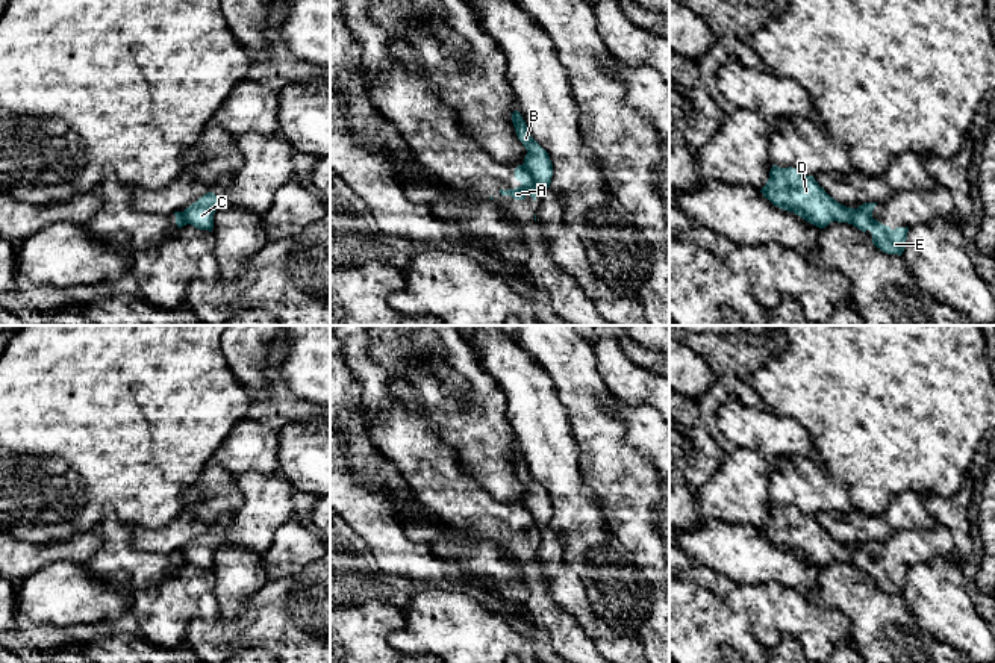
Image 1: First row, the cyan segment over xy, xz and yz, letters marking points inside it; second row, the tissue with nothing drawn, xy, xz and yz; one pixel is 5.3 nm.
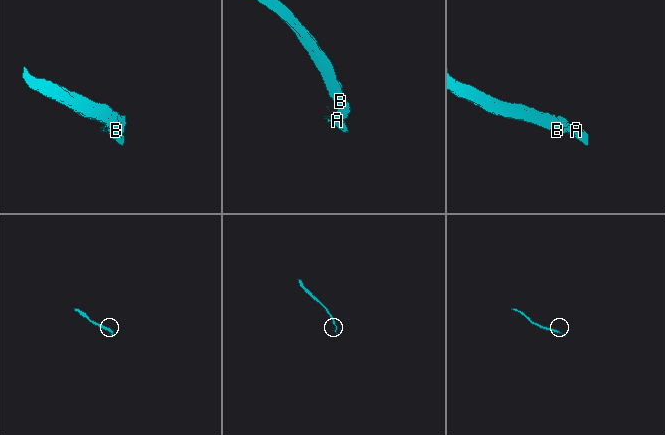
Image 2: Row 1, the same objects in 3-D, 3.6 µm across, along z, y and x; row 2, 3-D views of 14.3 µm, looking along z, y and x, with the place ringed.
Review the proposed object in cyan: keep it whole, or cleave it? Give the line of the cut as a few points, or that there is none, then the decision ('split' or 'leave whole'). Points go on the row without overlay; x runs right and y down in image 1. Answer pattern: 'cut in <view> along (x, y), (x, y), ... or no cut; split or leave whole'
cut in xz along (521, 504), (529, 510), (539, 530); split

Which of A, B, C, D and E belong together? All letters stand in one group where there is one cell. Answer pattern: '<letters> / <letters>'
A E / B C D

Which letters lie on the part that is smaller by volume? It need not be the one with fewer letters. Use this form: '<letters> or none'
A, E

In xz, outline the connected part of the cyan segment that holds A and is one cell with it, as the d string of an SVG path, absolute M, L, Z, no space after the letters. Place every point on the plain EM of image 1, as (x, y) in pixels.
M518 504L515 507L515 518L521 521L521 524L515 528L507 528L503 530L500 528L501 534L510 534L515 539L524 539L527 534L536 539L536 534L541 531L539 527L536 525L532 513L529 509L526 509L522 504Z

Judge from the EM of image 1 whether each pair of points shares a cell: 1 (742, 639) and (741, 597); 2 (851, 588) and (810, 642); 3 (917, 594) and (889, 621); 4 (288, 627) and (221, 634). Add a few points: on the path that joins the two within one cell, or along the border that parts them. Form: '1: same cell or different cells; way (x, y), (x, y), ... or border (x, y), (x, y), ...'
1: different cells; border (724, 601), (750, 619), (754, 638), (761, 644)
2: different cells; border (821, 604), (838, 609), (847, 618), (853, 641)
3: different cells; border (900, 595), (915, 622), (927, 633)
4: same cell; way (271, 627), (256, 633), (238, 634)

